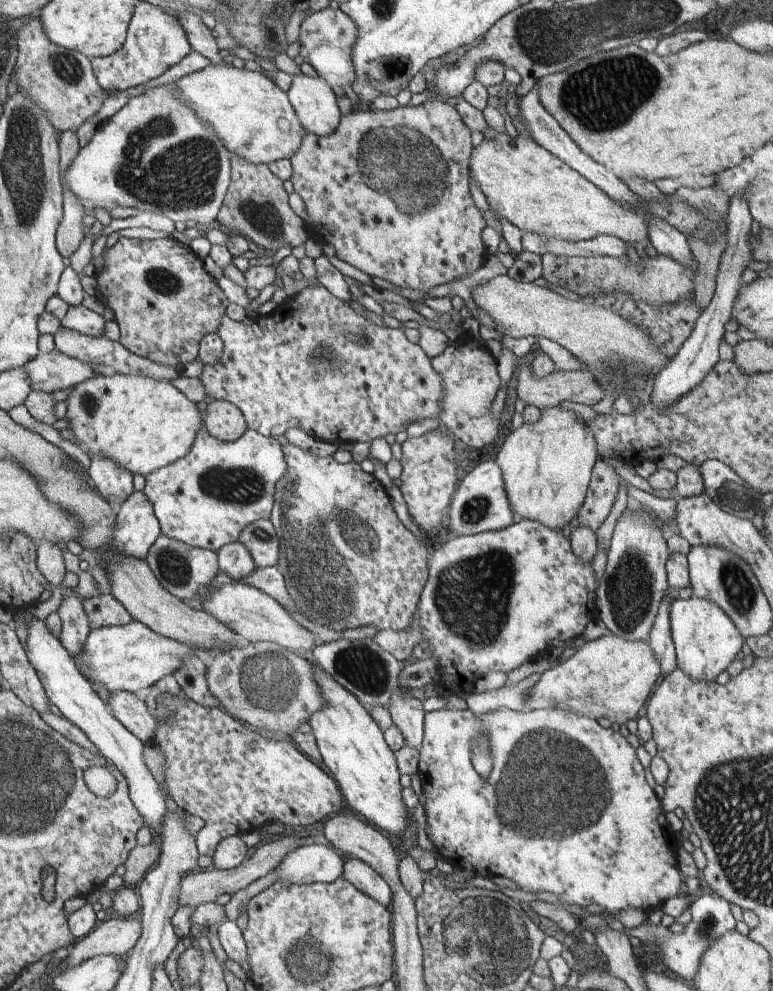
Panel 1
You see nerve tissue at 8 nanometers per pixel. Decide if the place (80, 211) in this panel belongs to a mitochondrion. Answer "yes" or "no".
no

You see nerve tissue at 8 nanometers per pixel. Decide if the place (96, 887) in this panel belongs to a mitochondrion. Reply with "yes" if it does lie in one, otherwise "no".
no

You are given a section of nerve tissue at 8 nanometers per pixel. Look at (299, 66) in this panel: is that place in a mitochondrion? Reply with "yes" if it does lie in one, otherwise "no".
no

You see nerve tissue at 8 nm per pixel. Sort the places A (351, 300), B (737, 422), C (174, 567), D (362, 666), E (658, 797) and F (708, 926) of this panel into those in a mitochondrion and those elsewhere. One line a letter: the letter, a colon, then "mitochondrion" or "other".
A: other
B: other
C: mitochondrion
D: mitochondrion
E: other
F: mitochondrion

